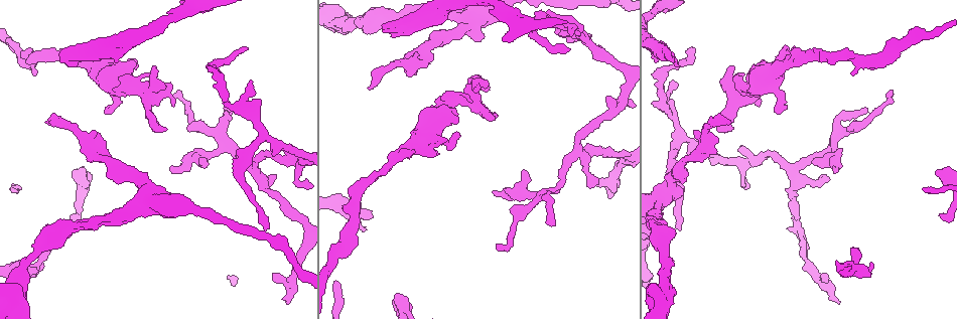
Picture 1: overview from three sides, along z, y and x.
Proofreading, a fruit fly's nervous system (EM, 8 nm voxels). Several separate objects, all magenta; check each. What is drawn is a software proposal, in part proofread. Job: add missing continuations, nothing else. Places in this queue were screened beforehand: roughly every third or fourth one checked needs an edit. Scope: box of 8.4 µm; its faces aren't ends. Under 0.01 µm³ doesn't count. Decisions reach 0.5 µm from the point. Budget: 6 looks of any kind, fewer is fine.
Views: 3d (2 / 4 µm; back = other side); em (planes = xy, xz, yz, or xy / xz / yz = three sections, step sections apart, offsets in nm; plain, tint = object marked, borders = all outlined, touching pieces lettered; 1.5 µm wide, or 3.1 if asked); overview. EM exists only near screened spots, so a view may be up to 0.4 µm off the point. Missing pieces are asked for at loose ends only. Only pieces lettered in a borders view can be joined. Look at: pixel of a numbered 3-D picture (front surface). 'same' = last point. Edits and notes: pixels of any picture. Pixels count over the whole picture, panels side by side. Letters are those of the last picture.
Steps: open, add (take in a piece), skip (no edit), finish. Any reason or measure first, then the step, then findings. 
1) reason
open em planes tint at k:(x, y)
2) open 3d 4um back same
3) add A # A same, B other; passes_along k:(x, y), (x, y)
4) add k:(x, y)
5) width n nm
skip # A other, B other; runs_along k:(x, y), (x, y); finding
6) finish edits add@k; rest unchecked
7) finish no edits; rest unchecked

branch stops here
open em xz step 8 tint at 1:(692, 49)

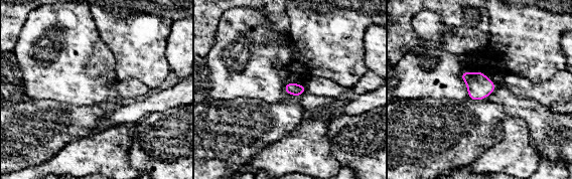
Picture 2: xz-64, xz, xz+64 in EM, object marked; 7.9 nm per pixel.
see the neighbours
open em xz step 8 borders same

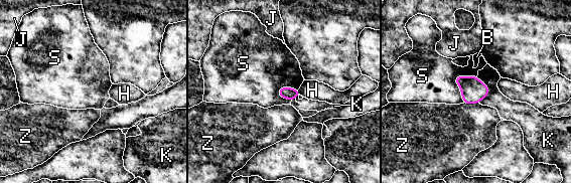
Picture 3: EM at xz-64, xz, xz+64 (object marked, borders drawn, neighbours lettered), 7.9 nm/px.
skip # B other, H other, J other, K other, S other, Z other; border 3:(476, 76), (489, 90), (479, 103); no lettered piece goes on from it

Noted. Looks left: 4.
an open end
open 3d 4um back at 1:(45, 122)

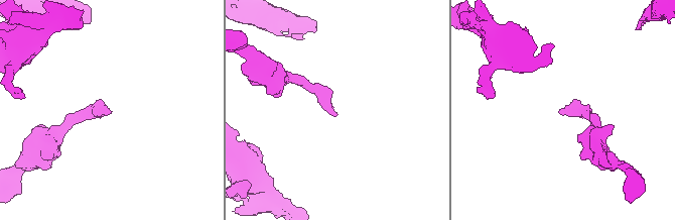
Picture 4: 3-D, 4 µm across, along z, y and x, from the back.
open em planes borders at 4:(560, 114)

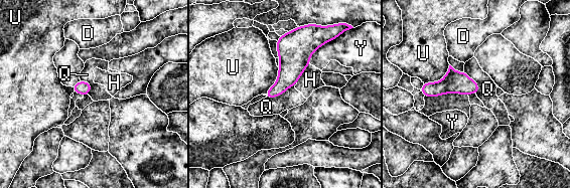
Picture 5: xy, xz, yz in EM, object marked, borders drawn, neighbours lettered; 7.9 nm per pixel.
longest_contact Q 280 nm
skip # D other, H other, Q other, U other, Y other; border 5:(296, 81), (282, 94), (266, 98); none of them fits

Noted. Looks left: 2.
an open end
open em xy step 8 tint at 1:(890, 95)

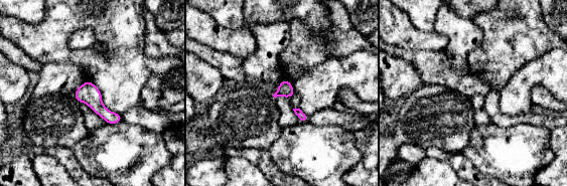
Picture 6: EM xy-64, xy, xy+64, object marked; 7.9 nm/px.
open em planes borders same

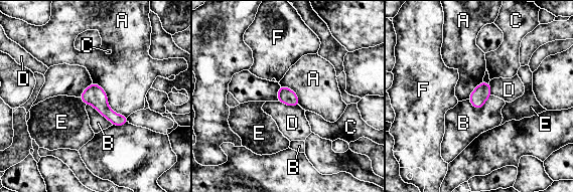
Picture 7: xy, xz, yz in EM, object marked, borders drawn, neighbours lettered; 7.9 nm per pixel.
skip # A other, B other, C other, D other, E other, F other; border 7:(86, 105), (91, 105), (112, 125); none of them fits

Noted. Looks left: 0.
finish no edits; rest unchecked

